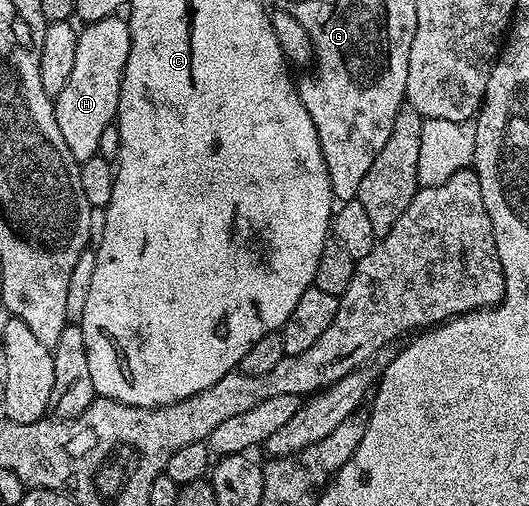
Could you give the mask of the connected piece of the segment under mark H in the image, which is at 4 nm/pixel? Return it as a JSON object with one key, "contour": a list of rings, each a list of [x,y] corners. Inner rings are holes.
{"contour":[[[124,17],[104,18],[88,23],[84,29],[77,36],[75,65],[71,68],[71,76],[53,104],[59,132],[63,132],[63,141],[79,164],[98,157],[97,149],[103,130],[114,125],[121,81],[131,48],[129,23]]]}

